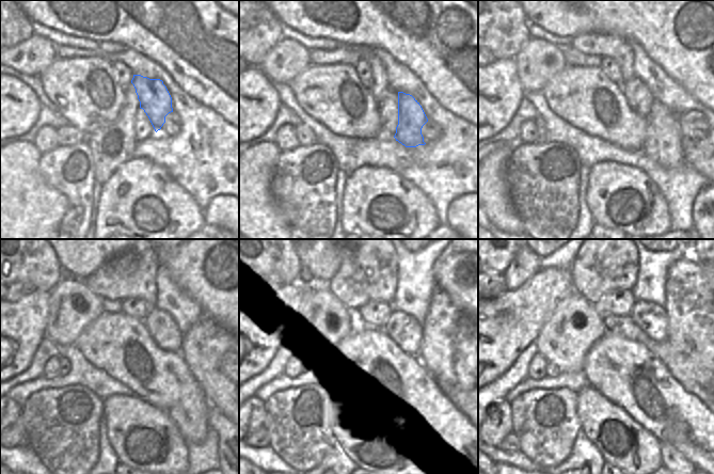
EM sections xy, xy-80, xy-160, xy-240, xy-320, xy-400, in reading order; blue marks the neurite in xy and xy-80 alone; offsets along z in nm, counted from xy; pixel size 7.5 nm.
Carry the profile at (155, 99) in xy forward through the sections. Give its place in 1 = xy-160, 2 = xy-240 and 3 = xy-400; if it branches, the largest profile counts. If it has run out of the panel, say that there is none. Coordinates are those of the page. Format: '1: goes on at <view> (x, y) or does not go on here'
1: goes on at xy-160 (663, 143)
2: goes on at xy-240 (190, 414)
3: goes on at xy-400 (670, 456)

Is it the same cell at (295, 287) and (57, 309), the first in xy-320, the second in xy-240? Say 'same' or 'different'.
different

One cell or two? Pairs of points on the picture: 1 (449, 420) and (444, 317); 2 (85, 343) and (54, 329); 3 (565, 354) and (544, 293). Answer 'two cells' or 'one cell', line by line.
1: two cells
2: two cells
3: two cells

